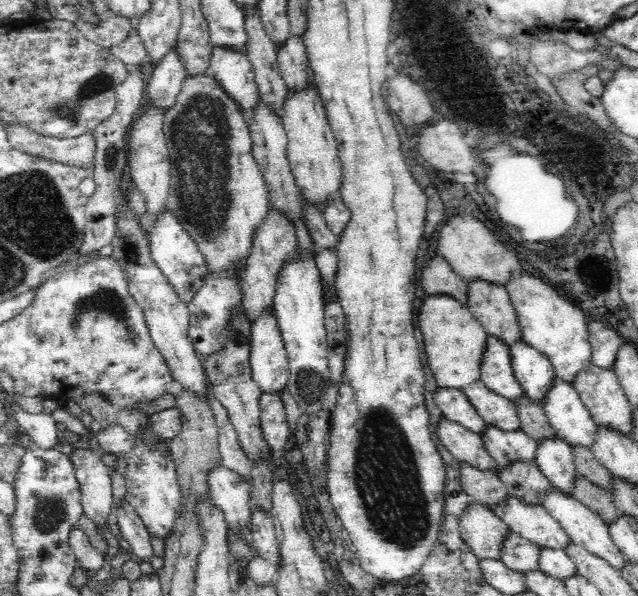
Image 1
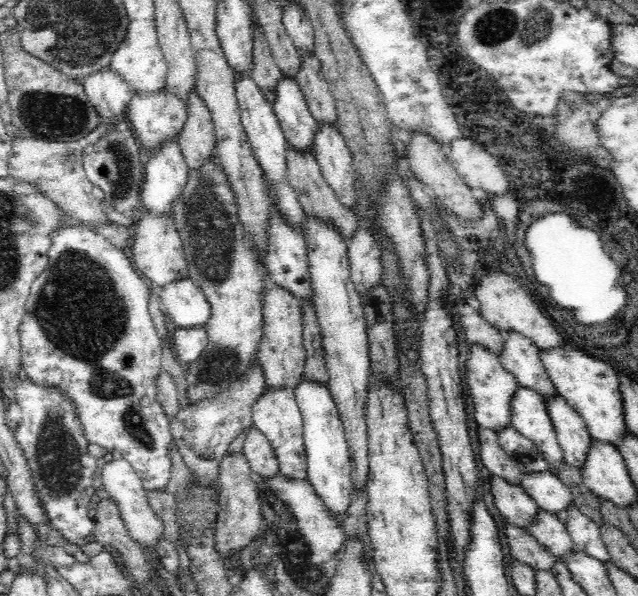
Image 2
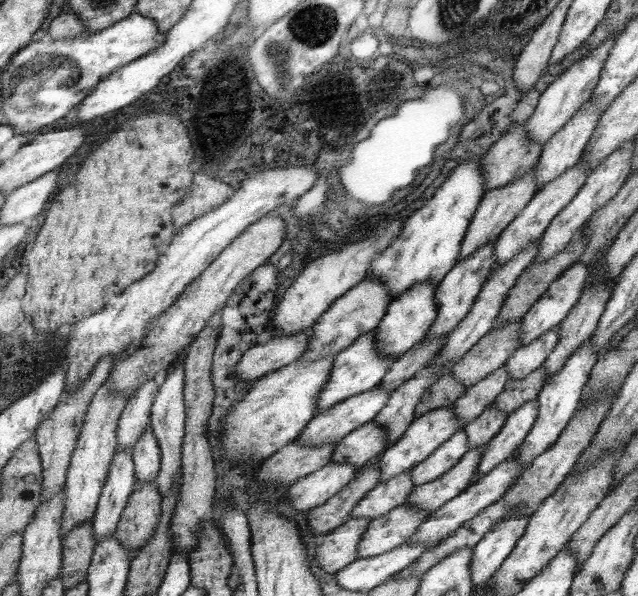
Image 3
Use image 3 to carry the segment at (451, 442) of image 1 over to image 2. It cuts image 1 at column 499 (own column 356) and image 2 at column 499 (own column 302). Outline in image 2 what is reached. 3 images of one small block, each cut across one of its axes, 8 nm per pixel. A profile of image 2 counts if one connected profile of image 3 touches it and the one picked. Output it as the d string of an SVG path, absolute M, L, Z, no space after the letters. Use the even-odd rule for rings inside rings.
M491 476L490 492L494 505L509 524L528 530L536 522L540 508L521 486L510 485L502 477Z

